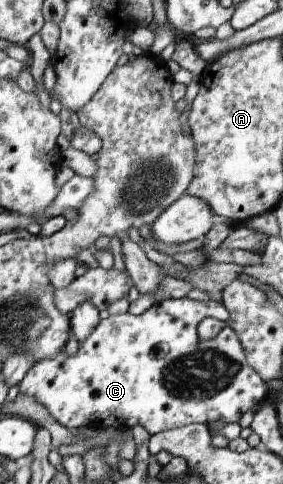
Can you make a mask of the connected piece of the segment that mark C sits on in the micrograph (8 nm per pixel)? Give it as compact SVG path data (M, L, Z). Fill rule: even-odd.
M180 298L154 304L139 316L130 312L109 315L86 340L79 343L74 357L68 357L64 349L56 357L44 358L44 361L32 365L19 383L19 395L33 397L60 425L68 429L94 426L122 430L142 425L154 435L190 424L238 422L246 411L256 410L266 397L264 381L256 369L248 369L247 355L244 355L245 349L240 345L239 334L230 325L227 324L211 340L200 339L196 328L206 317L230 321L231 314L222 302Z

